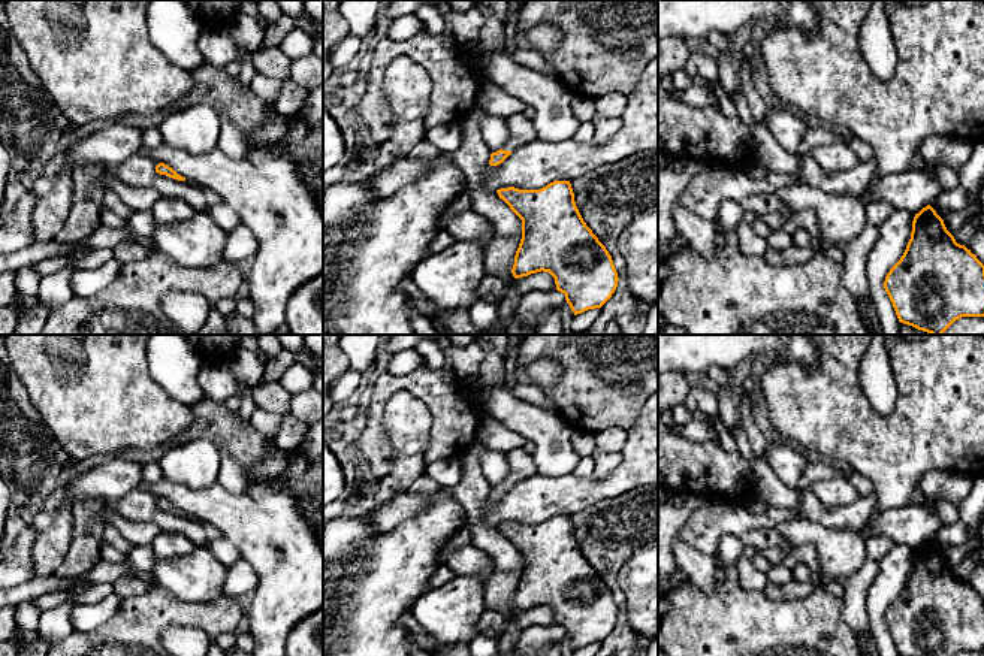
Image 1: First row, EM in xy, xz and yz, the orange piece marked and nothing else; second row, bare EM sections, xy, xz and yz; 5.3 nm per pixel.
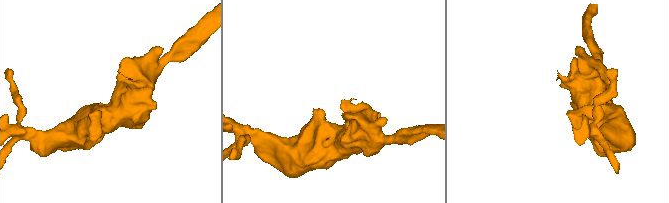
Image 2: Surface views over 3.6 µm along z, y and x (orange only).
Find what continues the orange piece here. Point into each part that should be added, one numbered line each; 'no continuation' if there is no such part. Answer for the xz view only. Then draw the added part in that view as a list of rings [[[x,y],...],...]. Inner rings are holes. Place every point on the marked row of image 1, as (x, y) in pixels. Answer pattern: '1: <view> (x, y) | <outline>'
1: xz (521, 130) | [[[514,114],[507,120],[508,140],[504,151],[514,151],[519,146],[538,140],[532,120],[526,115]]]

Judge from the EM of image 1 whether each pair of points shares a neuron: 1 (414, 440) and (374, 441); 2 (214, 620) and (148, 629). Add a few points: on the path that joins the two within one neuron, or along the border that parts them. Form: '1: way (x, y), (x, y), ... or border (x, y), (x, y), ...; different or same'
1: border (383, 407), (383, 429), (397, 459); different
2: way (198, 614), (165, 614); same

